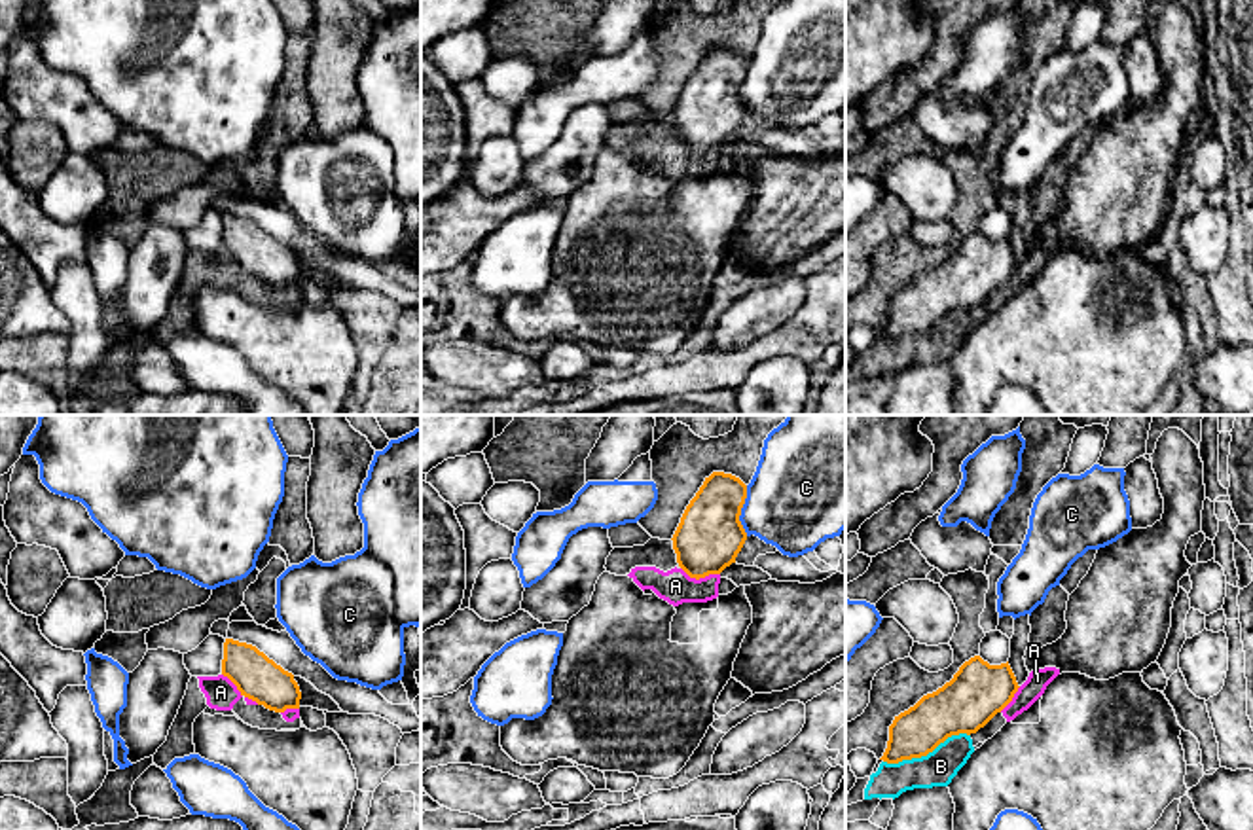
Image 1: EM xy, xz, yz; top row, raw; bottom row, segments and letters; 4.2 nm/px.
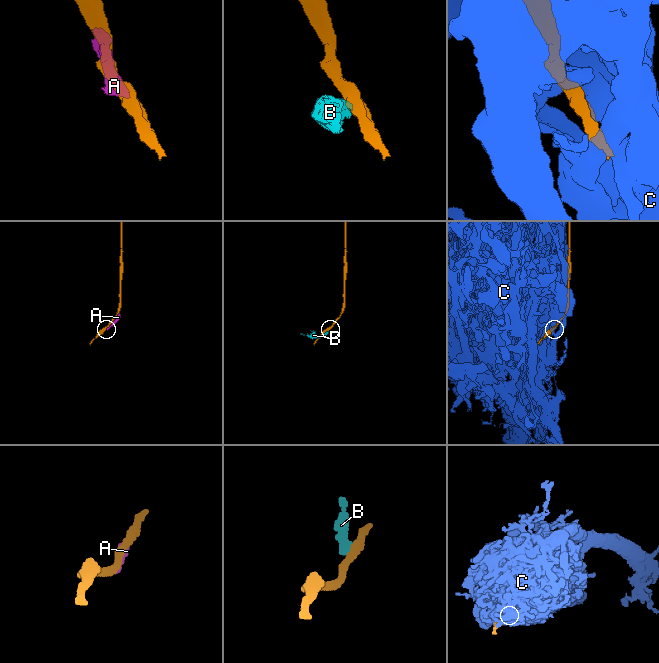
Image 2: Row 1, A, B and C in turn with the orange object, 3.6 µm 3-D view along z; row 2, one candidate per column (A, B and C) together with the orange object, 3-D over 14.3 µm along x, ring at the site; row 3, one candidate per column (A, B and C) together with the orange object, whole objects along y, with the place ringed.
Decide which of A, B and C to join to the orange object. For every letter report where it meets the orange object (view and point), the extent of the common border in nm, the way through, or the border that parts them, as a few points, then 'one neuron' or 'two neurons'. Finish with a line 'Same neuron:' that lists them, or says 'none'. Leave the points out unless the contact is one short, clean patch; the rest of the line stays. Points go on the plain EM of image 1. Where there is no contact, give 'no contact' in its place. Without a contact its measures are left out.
A: xz (700, 152) | 170 nm | two neurons
B: yz (926, 330) | 380 nm | along yz (969, 309), (952, 309), (926, 330), (884, 338) | two neurons
C: xz (740, 86) | 220 nm | two neurons
Same neuron: none

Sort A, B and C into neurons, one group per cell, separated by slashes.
A B / C

